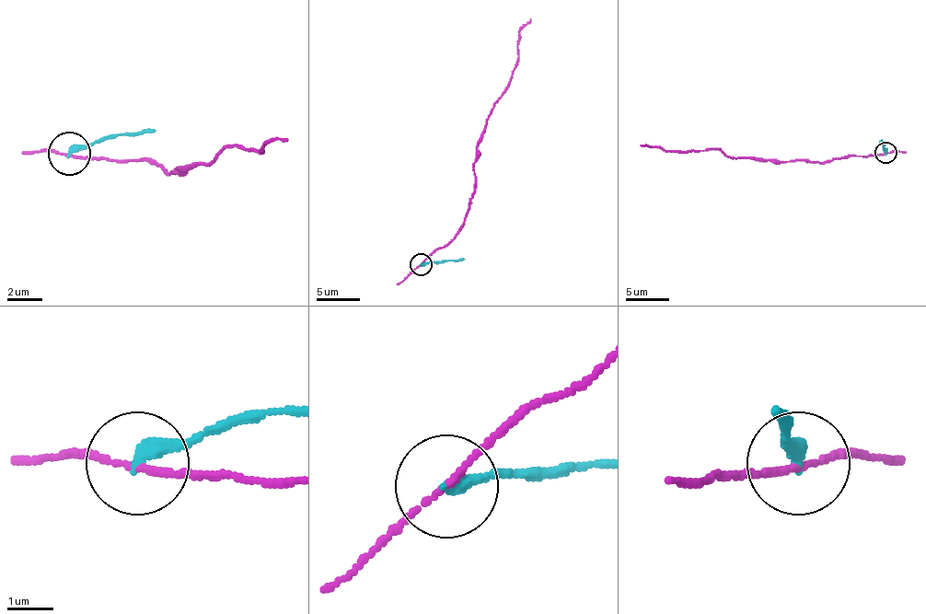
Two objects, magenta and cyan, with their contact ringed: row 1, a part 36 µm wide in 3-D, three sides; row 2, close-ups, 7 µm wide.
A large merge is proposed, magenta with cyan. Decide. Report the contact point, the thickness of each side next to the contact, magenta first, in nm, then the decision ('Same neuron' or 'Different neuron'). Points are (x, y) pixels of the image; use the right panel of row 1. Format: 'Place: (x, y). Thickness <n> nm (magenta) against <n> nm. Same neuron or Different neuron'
Place: (885, 153). Thickness 120 nm (magenta) against 320 nm. Different neuron

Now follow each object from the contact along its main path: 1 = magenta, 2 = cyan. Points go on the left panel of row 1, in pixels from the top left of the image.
1: (70, 153), (152, 161), (165, 174), (208, 166), (225, 148), (260, 153), (264, 144), (285, 140)
2: (70, 153), (156, 131)

